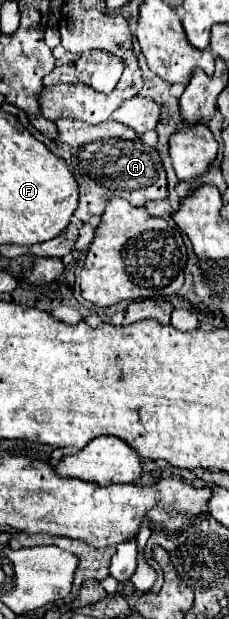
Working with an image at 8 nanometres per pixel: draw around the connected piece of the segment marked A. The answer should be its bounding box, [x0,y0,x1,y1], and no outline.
[49,118,169,228]

